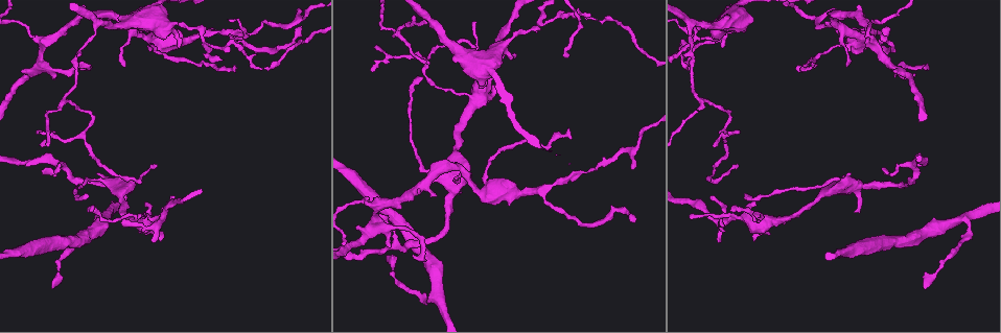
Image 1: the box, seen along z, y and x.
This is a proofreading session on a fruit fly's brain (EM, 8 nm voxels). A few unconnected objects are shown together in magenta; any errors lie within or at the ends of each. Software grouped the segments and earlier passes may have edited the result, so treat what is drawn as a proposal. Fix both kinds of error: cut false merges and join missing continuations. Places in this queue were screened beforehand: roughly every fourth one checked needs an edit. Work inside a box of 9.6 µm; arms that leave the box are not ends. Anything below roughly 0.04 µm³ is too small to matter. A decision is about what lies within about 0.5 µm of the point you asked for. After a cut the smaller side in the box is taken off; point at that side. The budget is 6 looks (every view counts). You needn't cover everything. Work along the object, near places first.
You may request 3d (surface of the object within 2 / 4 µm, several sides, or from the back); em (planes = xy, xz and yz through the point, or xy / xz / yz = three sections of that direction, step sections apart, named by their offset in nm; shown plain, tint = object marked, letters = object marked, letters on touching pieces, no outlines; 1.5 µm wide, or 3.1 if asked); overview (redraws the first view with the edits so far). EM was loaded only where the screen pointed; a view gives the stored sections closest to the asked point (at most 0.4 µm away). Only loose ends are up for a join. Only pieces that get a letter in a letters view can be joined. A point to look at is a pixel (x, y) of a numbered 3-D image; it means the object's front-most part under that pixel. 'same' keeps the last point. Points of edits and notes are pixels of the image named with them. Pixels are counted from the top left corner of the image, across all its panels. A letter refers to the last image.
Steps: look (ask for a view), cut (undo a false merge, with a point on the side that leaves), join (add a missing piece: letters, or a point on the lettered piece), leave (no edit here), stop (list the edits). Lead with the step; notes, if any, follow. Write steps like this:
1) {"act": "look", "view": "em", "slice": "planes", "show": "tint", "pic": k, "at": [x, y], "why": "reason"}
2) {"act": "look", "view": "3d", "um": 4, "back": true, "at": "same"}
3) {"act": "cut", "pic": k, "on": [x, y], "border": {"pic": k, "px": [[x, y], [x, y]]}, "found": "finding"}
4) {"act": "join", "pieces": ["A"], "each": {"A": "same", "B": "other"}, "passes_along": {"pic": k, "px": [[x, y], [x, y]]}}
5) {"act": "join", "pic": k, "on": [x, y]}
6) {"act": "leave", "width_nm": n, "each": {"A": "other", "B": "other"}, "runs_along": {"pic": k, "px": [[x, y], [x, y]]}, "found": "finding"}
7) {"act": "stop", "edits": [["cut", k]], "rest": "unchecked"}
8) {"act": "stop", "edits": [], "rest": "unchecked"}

{"act": "look", "view": "3d", "um": 4, "pic": 1, "at": [159, 239], "why": "free end"}

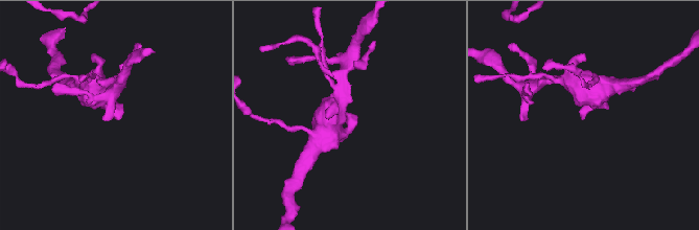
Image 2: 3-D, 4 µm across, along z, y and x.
{"act": "look", "view": "em", "slice": "xy", "step": 8, "show": "letters", "pic": 2, "at": [121, 116]}

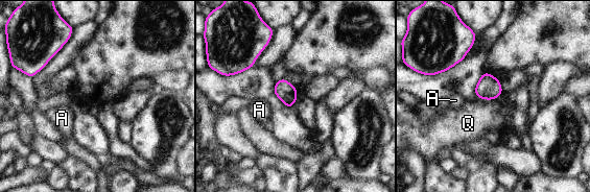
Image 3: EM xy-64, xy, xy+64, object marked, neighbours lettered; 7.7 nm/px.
{"act": "look", "view": "em", "slice": "planes", "show": "letters", "at": "same"}

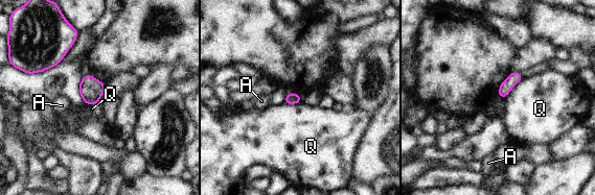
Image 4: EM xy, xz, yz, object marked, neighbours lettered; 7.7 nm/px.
{"act": "leave", "width_nm": 100, "each": {"A": "other", "Q": "other"}, "border": {"pic": 4, "px": [[524, 78], [503, 99]]}, "found": "none of them fits"}

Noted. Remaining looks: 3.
{"act": "look", "view": "3d", "um": 4, "back": true, "pic": 1, "at": [736, 167], "why": "free end"}

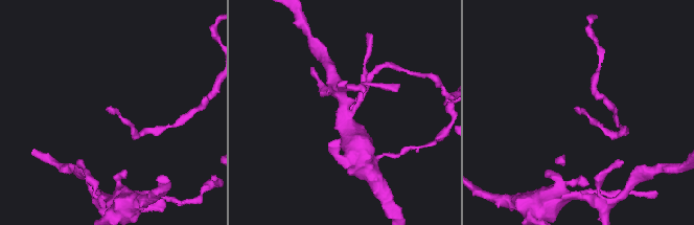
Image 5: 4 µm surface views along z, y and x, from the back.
{"act": "look", "view": "em", "slice": "planes", "show": "letters", "pic": 5, "at": [109, 107]}

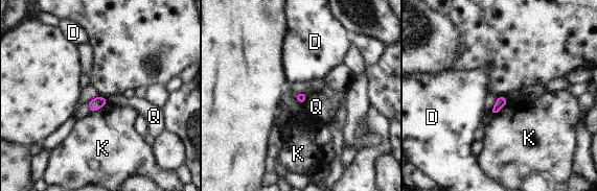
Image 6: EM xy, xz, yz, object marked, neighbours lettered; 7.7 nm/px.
{"act": "leave", "width_nm": 80, "longest_contact_nm": ["K", 160], "each": {"D": "other", "K": "other", "Q": "other"}, "found": "no lettered piece goes on from it"}

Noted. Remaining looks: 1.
{"act": "look", "view": "em", "slice": "planes", "show": "letters", "pic": 1, "at": [736, 134], "why": "tapers out"}

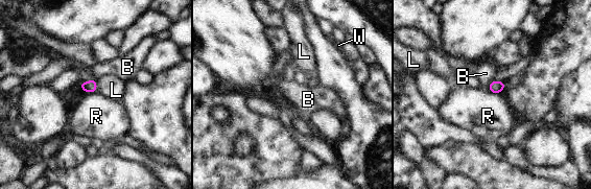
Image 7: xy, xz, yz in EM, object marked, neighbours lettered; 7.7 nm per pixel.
{"act": "leave", "width_nm": 100, "each": {"B": "other", "L": "other", "R": "other", "W": "other"}, "border": {"pic": 7, "px": [[84, 91], [96, 92]]}, "found": "none of them fits"}

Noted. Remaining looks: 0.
{"act": "stop", "edits": [], "rest": "unchecked"}

